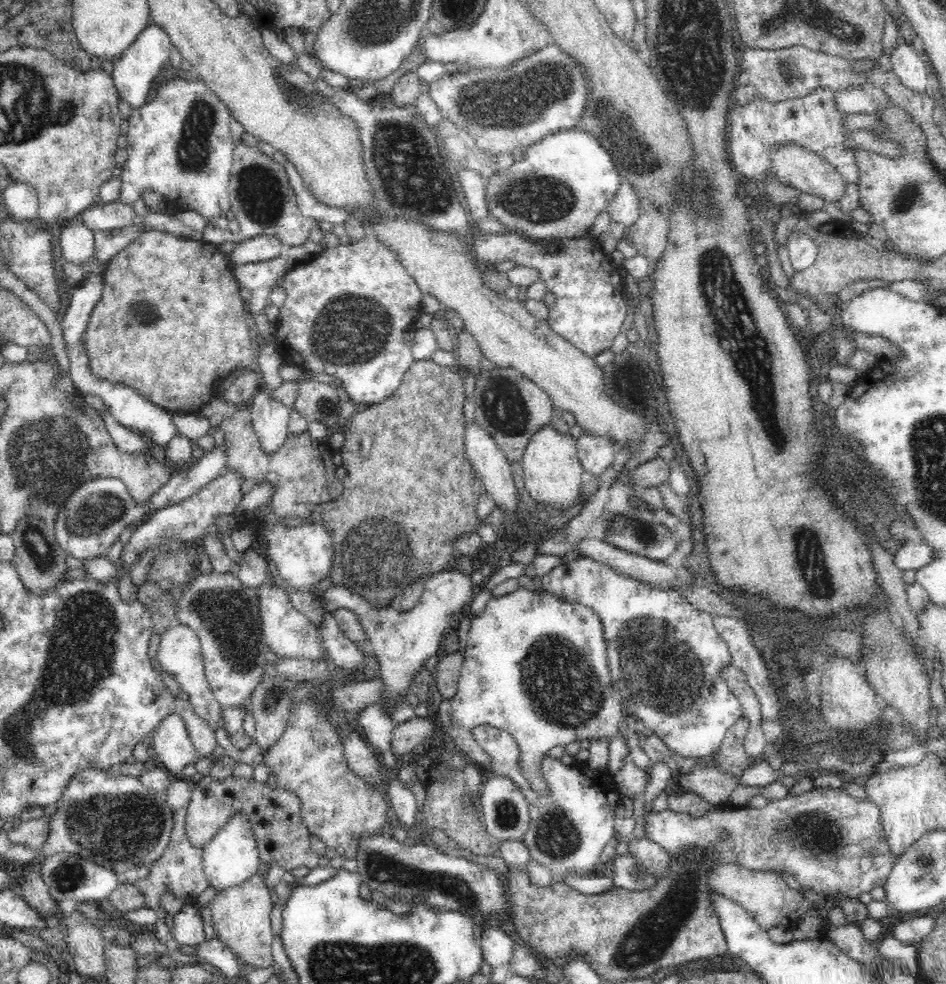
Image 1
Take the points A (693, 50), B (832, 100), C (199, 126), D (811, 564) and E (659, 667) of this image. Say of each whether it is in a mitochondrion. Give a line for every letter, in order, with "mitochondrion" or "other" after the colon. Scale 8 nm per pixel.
A: mitochondrion
B: other
C: mitochondrion
D: mitochondrion
E: mitochondrion

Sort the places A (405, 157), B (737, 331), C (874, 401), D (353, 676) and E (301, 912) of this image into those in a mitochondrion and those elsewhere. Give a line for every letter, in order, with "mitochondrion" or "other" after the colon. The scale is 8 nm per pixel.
A: mitochondrion
B: mitochondrion
C: other
D: other
E: other

